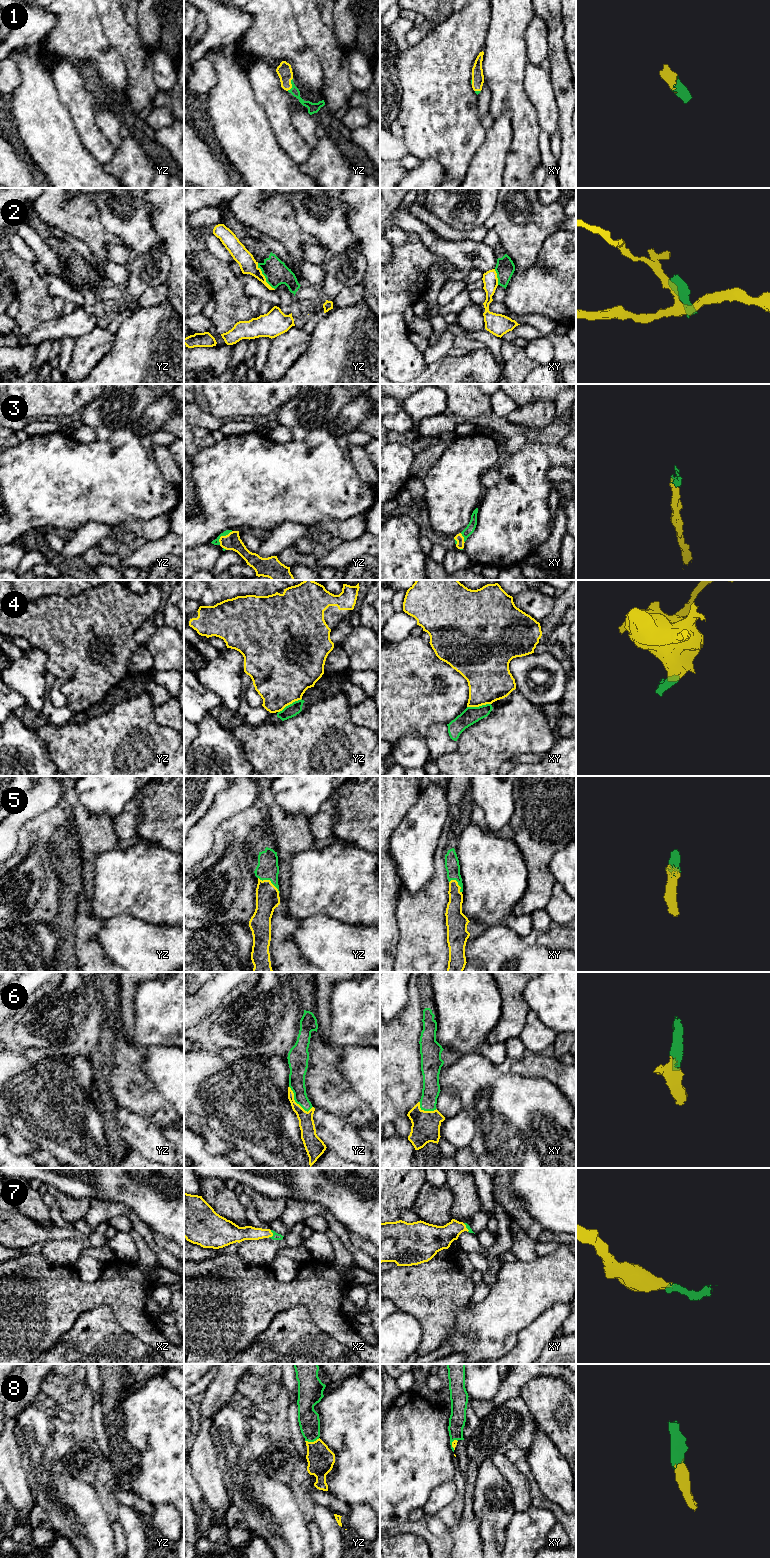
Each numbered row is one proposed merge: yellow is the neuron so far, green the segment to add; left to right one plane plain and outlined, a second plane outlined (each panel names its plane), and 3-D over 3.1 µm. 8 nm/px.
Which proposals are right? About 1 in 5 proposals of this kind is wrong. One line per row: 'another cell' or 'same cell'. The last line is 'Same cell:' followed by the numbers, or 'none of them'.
1: same cell
2: another cell
3: same cell
4: another cell
5: same cell
6: same cell
7: same cell
8: same cell
Same cell: 1, 3, 5, 6, 7, 8

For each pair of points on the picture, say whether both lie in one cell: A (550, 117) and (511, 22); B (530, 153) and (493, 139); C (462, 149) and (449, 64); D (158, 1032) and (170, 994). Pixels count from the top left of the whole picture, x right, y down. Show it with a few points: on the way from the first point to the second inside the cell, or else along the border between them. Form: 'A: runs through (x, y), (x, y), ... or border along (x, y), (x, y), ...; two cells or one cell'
A: border along (528, 62), (525, 68), (523, 85); two cells
B: border along (511, 122), (512, 142), (506, 156), (505, 169); two cells
C: runs through (449, 128), (449, 85); one cell
D: runs through (158, 1023), (170, 1009), (170, 1003); one cell

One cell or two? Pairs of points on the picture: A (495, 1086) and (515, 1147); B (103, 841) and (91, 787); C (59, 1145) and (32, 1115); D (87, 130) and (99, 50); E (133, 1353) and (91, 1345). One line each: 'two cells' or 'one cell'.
A: one cell
B: two cells
C: one cell
D: one cell
E: one cell

